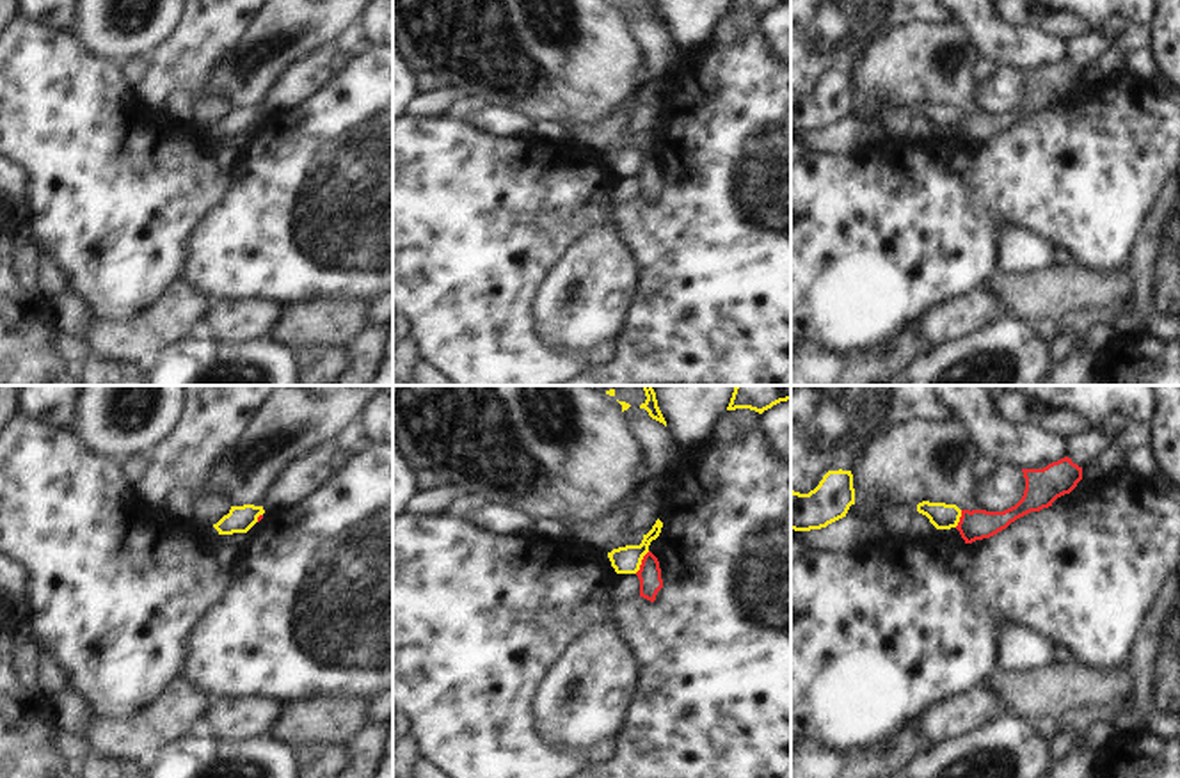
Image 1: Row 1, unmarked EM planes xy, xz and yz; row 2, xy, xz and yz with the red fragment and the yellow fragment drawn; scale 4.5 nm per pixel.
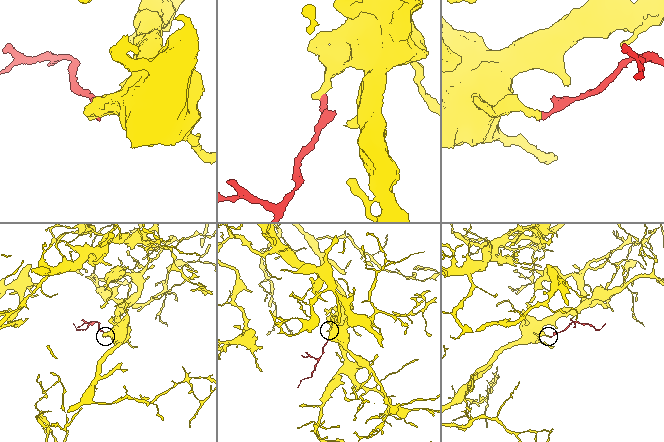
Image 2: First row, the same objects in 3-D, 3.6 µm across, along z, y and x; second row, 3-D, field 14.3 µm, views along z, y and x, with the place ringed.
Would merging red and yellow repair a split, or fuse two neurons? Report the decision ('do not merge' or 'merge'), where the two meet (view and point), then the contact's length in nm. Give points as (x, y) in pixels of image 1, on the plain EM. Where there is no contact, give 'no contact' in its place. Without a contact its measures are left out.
do not merge | xz (642, 164) | 120 nm

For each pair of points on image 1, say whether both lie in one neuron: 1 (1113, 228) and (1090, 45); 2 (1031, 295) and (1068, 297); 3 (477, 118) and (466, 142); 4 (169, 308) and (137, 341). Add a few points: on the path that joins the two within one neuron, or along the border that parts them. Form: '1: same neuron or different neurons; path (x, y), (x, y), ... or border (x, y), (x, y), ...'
1: different neurons; border (1095, 63), (1083, 71)
2: same neuron; path (1040, 295), (1060, 295)
3: different neurons; border (462, 119), (494, 135), (514, 137)
4: same neuron; path (162, 317), (146, 333)

